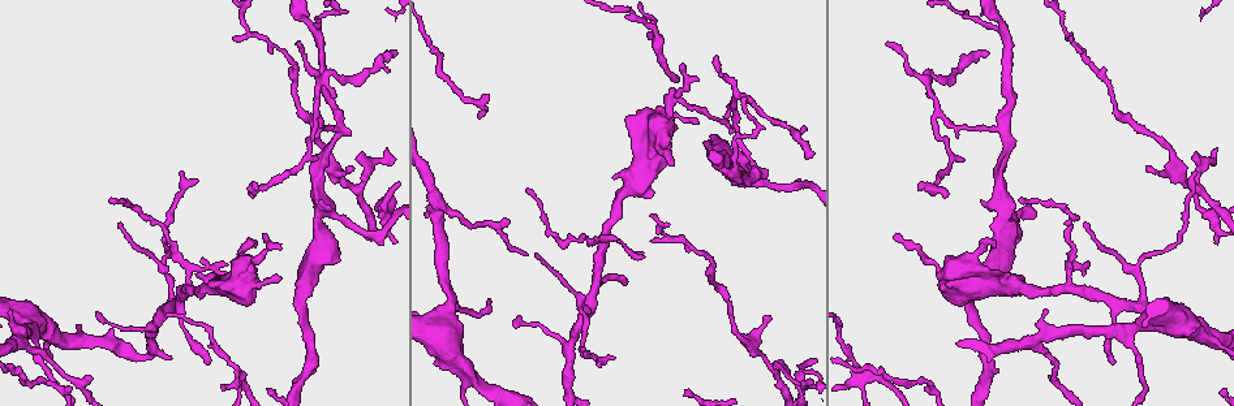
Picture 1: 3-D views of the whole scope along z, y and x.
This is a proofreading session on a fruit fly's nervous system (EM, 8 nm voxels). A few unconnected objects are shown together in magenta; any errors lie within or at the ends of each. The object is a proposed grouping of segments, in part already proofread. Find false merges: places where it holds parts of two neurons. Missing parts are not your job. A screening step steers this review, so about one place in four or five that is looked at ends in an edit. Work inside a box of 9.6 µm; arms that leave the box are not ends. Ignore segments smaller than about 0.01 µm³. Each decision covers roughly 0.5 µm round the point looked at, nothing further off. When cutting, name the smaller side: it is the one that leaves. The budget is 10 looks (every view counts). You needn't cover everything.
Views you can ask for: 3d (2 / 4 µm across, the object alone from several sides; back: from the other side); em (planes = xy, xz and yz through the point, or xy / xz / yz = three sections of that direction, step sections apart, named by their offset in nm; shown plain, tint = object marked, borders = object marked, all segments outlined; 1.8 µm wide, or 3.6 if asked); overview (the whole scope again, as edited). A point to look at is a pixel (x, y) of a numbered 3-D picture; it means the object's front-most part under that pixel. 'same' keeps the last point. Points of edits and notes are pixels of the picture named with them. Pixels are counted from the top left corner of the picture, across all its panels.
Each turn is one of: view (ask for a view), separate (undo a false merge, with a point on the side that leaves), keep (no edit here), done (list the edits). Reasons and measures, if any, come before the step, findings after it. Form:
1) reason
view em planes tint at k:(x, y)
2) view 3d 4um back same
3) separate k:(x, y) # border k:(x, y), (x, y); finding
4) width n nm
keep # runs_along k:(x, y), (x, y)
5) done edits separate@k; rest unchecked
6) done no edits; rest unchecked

arms part here
view em planes tint at 1:(239, 376)

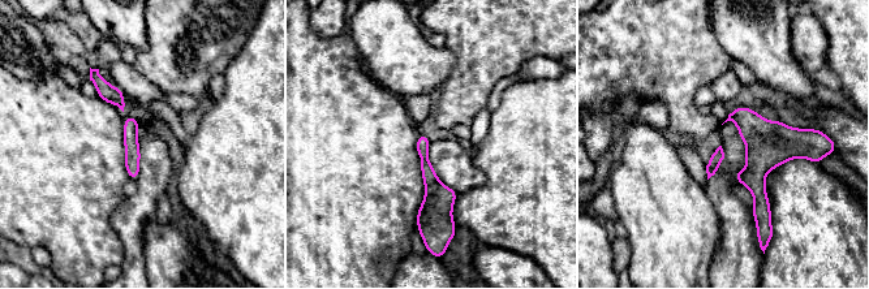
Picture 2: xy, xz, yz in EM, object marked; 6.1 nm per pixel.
width 90 nm
keep # runs_along 2:(421, 138), (438, 197), (438, 221); continuous, no second neuron

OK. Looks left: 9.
sharp bend
view em planes tint at 1:(754, 174)

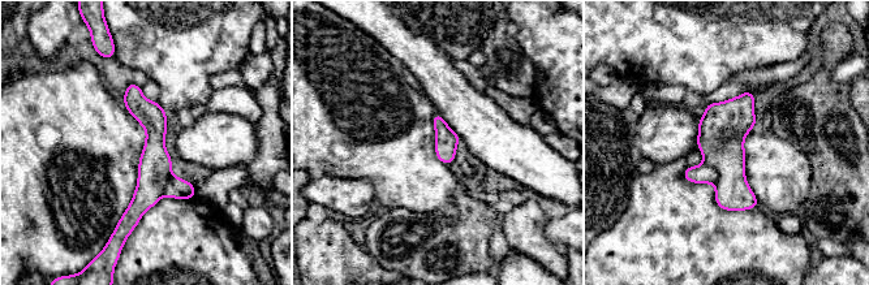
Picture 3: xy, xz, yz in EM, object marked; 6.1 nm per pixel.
separate 3:(704, 173) # border 3:(704, 162), (715, 169), (715, 182); two neurons meet here

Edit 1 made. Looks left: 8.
thick turns thin
view 3d 4um at 1:(1010, 211)

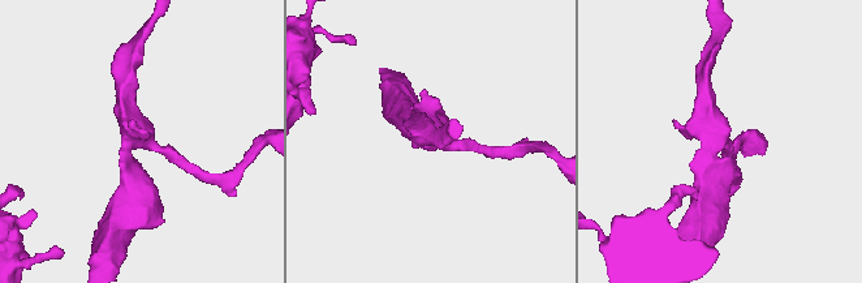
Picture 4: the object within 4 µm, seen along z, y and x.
arms 3; shape alone is not enough
view em planes plain at 4:(132, 139)

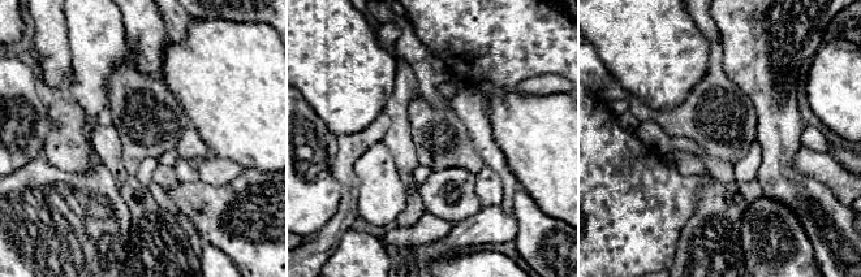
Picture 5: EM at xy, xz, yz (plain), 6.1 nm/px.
view em planes tint same

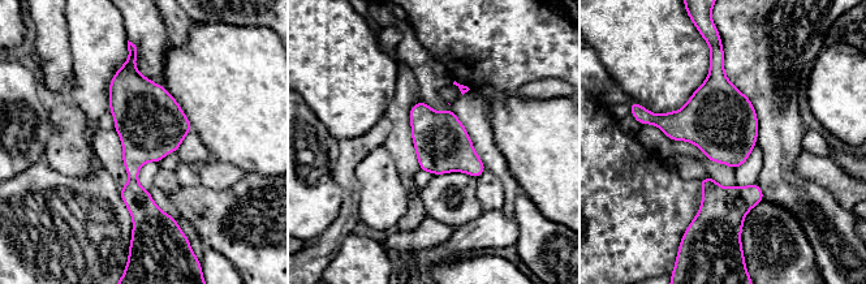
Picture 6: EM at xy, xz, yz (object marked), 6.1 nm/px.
width 340 nm
keep # all the same neuron

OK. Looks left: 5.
sharp bend
view em xy step 4 tint at 1:(383, 217)

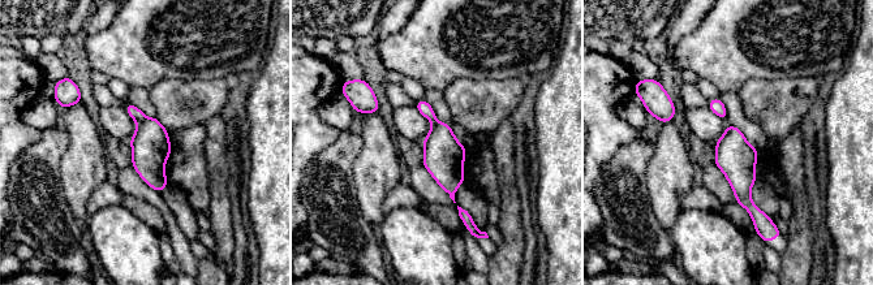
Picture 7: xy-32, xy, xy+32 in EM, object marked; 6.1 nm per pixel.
width 240 nm
separate 7:(134, 112) # two neurons meet here

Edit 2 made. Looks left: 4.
done edits separate@3, separate@7; rest unchecked

